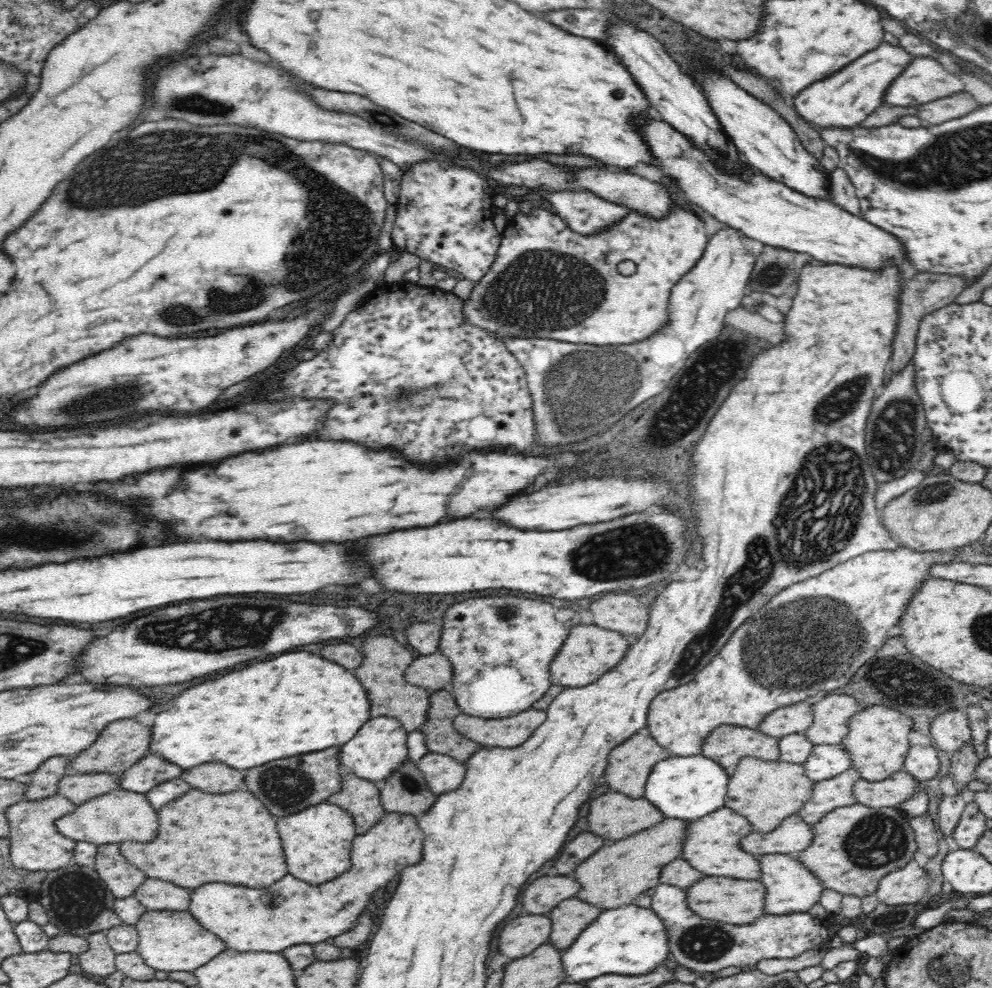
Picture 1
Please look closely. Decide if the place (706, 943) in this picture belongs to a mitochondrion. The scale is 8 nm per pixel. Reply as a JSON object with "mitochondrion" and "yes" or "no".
{"mitochondrion":"yes"}

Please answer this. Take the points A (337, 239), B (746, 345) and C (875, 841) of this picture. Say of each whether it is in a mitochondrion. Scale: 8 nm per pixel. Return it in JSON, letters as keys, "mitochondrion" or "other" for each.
{"A":"mitochondrion","B":"mitochondrion","C":"mitochondrion"}

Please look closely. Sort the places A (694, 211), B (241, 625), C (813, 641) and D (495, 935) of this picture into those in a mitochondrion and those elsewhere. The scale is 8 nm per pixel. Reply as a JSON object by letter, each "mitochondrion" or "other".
{"A":"other","B":"mitochondrion","C":"mitochondrion","D":"other"}

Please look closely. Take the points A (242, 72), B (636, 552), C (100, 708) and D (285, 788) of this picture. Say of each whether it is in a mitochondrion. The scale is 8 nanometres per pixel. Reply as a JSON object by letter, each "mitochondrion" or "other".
{"A":"other","B":"mitochondrion","C":"other","D":"mitochondrion"}

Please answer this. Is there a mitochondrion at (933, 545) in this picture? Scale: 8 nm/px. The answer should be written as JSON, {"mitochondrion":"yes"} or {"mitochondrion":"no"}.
{"mitochondrion":"no"}

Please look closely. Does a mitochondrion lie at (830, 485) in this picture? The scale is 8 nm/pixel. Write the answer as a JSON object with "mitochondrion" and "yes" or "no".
{"mitochondrion":"yes"}

